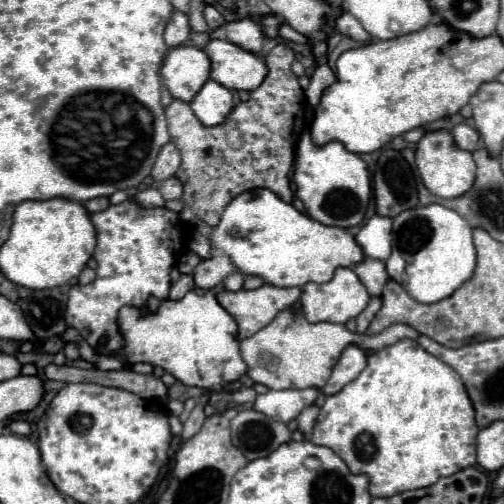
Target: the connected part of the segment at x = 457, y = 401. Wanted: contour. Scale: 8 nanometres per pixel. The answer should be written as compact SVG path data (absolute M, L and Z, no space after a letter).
M403 338L383 350L371 352L357 380L347 384L341 392L327 396L319 410L311 442L337 452L353 474L367 474L371 478L371 498L389 498L407 490L427 488L441 476L451 476L461 468L475 466L477 432L475 410L459 374L437 356L425 352L415 340Z

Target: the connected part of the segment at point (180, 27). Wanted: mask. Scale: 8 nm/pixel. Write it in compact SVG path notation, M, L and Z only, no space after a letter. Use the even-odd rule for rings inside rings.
M173 12L171 20L167 22L165 28L165 42L169 48L175 48L179 44L185 42L185 38L189 36L191 28L189 28L189 18L183 12Z

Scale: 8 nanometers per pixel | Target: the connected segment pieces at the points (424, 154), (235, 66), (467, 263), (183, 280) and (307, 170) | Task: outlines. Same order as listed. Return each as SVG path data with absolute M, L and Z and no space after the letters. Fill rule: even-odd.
M435 130L435 132L427 132L419 144L417 144L417 168L421 174L423 184L427 186L427 190L435 196L441 198L457 198L463 196L475 180L475 162L471 158L471 152L465 152L461 148L457 148L453 144L453 138L447 130Z
M209 40L203 50L211 60L209 78L229 90L255 90L267 74L261 58L229 40Z
M441 204L401 212L393 218L393 254L385 262L387 274L421 304L435 304L451 296L473 276L475 246L471 230L473 228L457 212Z
M181 276L173 286L171 286L171 292L169 292L169 300L181 300L189 290L195 288L195 282L193 282L193 276Z
M305 132L297 144L293 182L297 198L305 204L305 210L313 220L319 220L325 226L339 228L355 228L363 222L371 196L369 168L359 154L349 152L341 142L317 146Z

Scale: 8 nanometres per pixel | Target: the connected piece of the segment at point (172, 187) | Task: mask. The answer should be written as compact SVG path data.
M175 176L169 178L169 180L165 180L165 182L161 182L159 190L161 190L161 194L163 194L165 200L179 200L181 194L183 194L183 186L181 186L181 182Z

